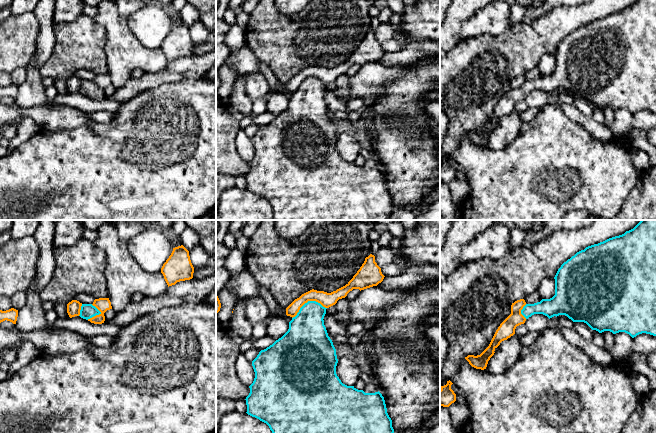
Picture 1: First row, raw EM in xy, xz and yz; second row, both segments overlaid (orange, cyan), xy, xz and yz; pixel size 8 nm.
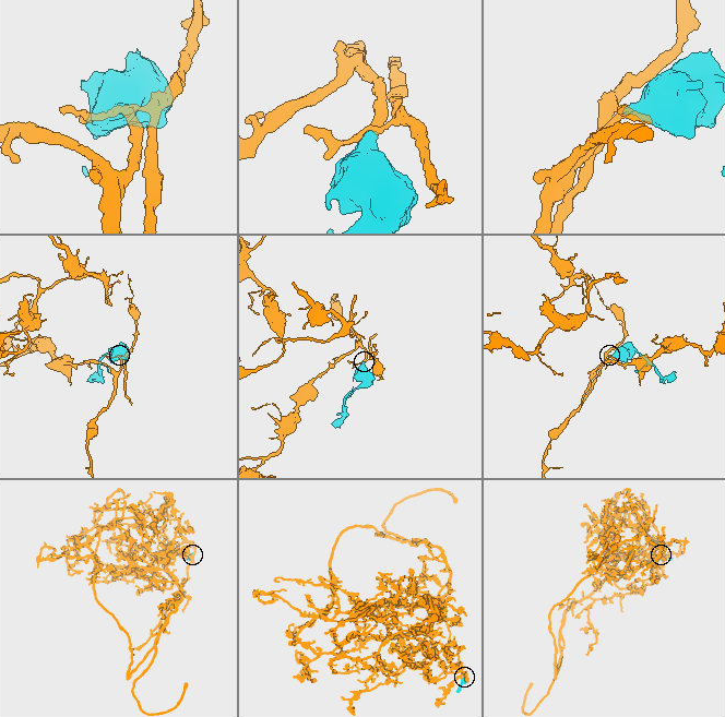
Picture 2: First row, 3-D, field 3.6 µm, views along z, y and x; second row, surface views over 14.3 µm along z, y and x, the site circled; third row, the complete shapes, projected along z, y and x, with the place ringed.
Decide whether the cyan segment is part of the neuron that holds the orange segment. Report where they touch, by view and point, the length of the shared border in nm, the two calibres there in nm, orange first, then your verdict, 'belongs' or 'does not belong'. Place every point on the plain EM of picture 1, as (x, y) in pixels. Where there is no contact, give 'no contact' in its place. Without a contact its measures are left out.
xz (308, 76) | 300 nm | 120/300 nm | belongs

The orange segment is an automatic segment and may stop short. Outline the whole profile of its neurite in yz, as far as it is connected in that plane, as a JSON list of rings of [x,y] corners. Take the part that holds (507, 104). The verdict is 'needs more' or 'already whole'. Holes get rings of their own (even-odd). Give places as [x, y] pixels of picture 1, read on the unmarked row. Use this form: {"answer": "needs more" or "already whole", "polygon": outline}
{"answer": "needs more", "polygon": [[[637,0],[622,11],[586,23],[564,38],[554,55],[555,71],[552,74],[542,75],[534,80],[527,80],[524,75],[512,79],[511,90],[500,100],[489,122],[480,131],[465,133],[472,143],[486,145],[488,137],[500,119],[513,112],[516,103],[524,100],[534,90],[543,90],[549,95],[565,91],[573,98],[586,99],[592,106],[599,109],[625,108],[632,114],[642,109],[656,112],[656,0]]]}

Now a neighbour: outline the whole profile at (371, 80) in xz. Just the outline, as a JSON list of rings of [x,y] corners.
[[[373,62],[361,66],[359,71],[349,78],[350,90],[347,97],[342,97],[337,90],[333,94],[345,103],[353,98],[361,98],[366,105],[372,103],[391,85],[391,81],[404,76],[411,68],[405,64],[385,66]]]

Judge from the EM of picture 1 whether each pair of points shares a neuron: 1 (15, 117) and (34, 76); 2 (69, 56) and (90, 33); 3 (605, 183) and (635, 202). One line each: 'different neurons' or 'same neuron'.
1: different neurons
2: same neuron
3: different neurons

